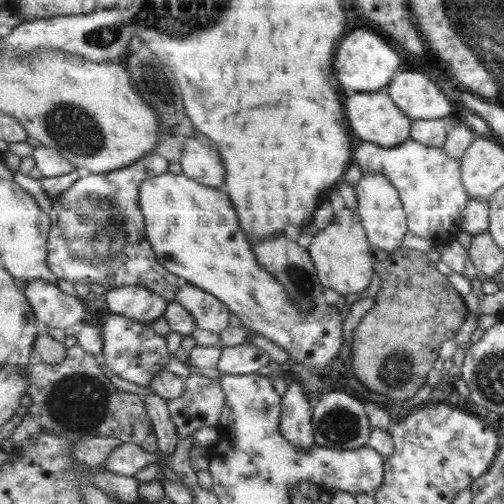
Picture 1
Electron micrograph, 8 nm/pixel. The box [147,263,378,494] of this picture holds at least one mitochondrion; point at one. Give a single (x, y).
(338, 426)

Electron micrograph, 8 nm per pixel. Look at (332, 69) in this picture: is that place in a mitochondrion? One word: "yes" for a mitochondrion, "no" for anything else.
no

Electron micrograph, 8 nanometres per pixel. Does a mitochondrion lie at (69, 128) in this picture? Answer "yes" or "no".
yes

